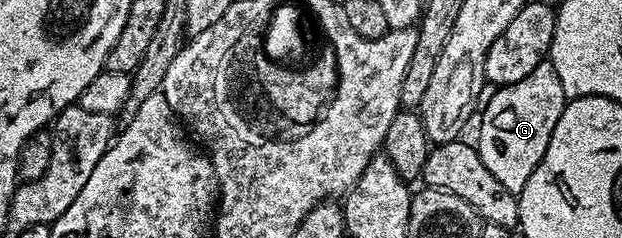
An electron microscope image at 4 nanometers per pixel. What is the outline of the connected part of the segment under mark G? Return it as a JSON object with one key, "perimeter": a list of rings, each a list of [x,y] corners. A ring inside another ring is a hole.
{"perimeter":[[[548,62],[535,66],[527,78],[519,78],[519,82],[498,87],[494,92],[497,93],[485,104],[475,147],[483,158],[483,166],[487,166],[507,190],[520,194],[535,166],[539,166],[547,142],[551,142],[555,122],[559,122],[563,114],[567,97],[559,83],[559,74],[555,74],[553,65]]]}

